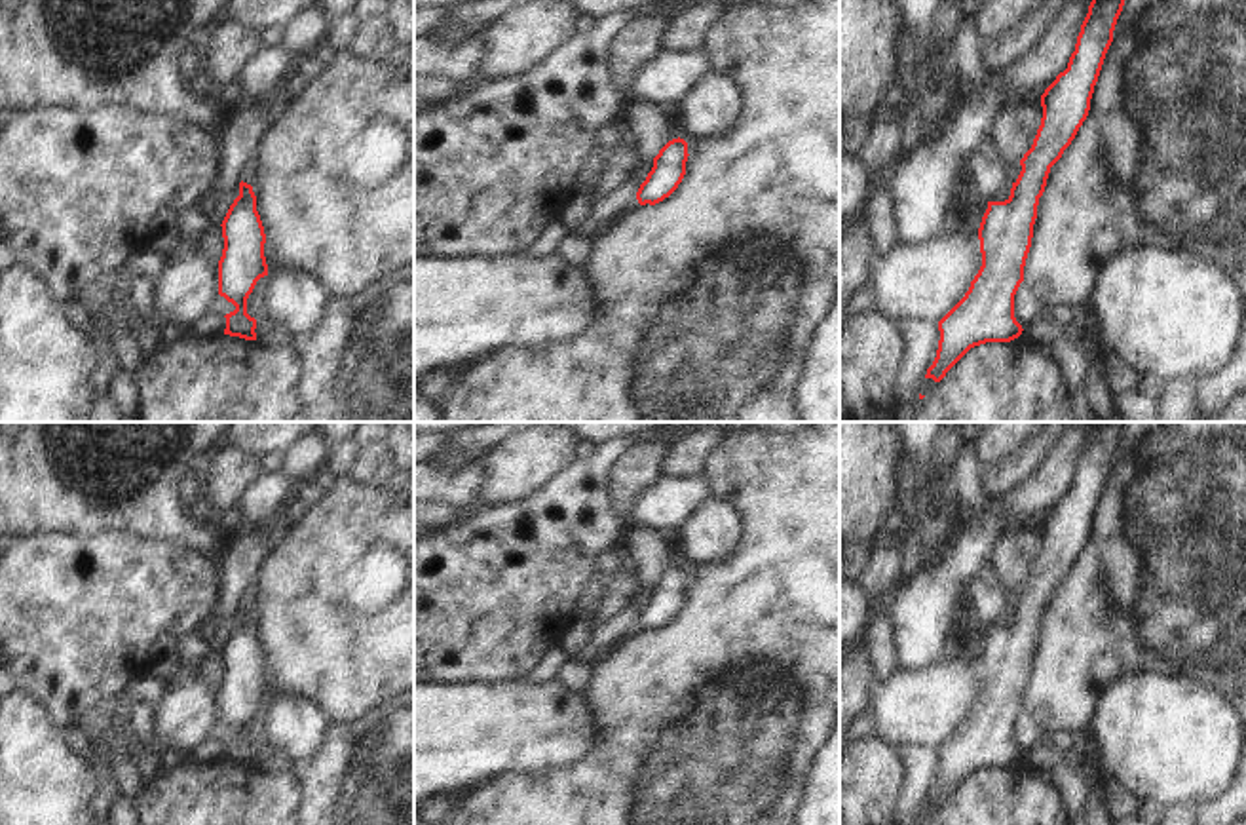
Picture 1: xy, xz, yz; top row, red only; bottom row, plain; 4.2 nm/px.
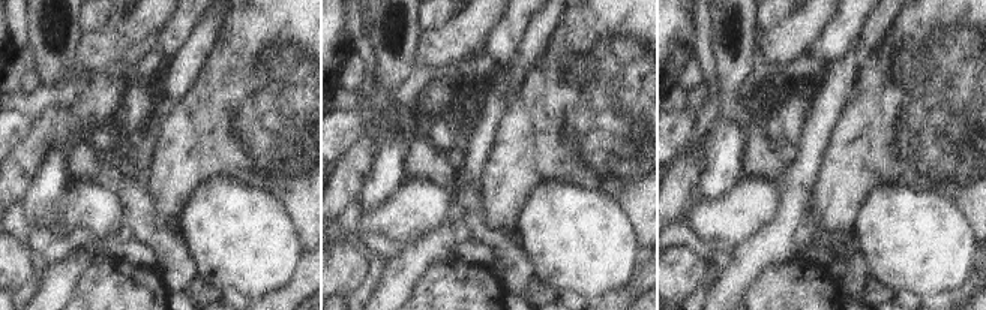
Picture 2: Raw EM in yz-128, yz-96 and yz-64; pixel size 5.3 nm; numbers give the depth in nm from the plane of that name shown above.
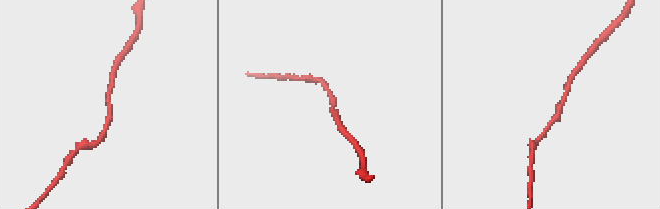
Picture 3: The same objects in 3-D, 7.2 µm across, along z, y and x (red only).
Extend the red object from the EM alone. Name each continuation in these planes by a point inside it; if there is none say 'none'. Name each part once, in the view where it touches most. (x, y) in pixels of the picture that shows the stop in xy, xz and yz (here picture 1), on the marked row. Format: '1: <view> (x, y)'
none

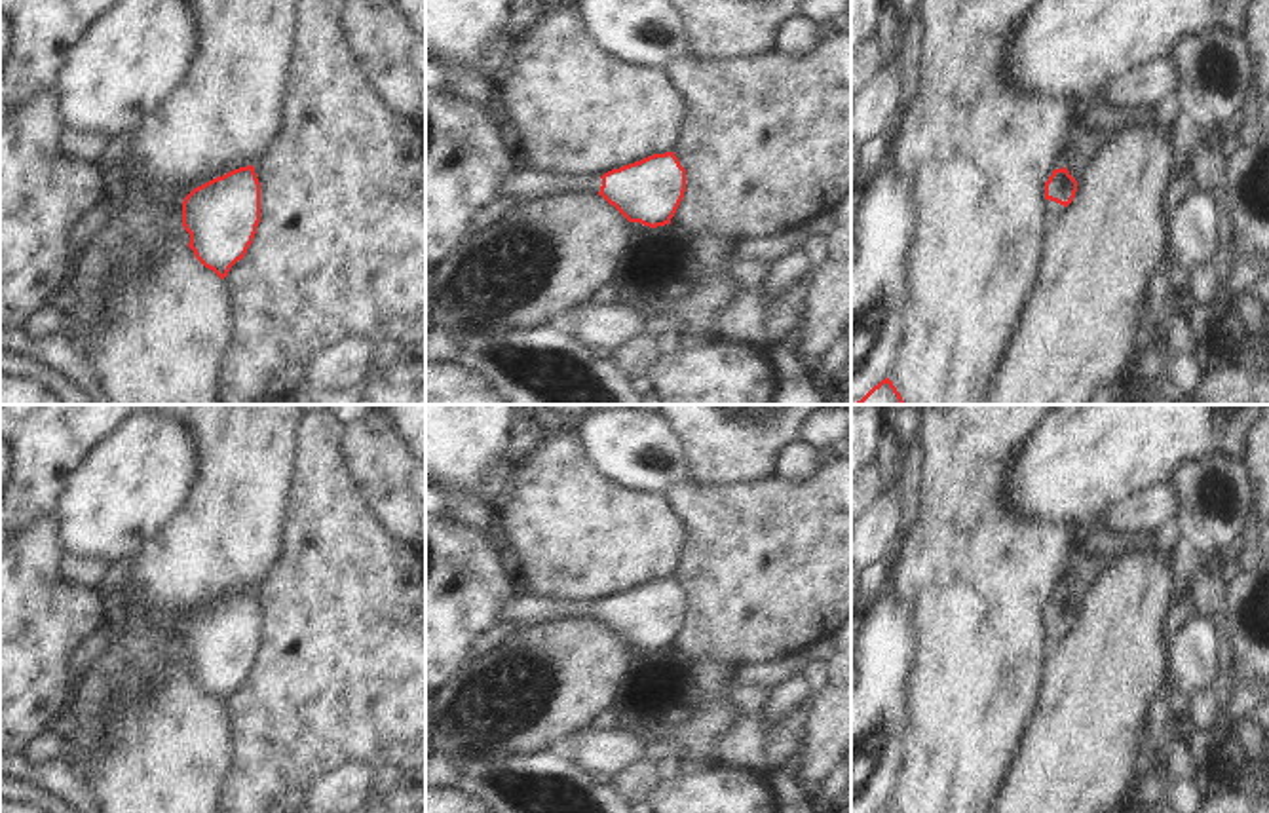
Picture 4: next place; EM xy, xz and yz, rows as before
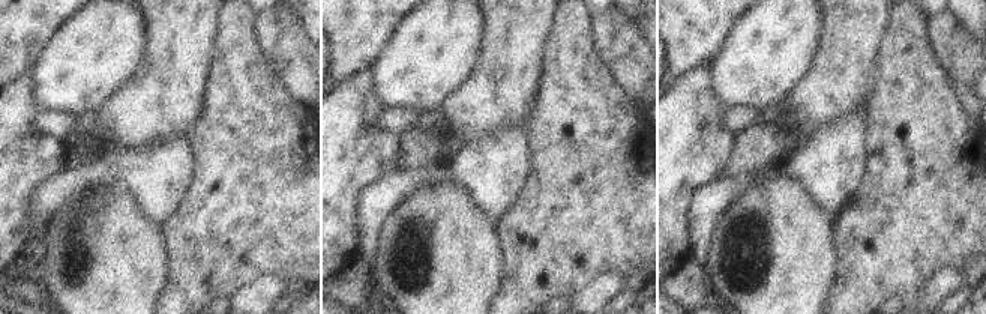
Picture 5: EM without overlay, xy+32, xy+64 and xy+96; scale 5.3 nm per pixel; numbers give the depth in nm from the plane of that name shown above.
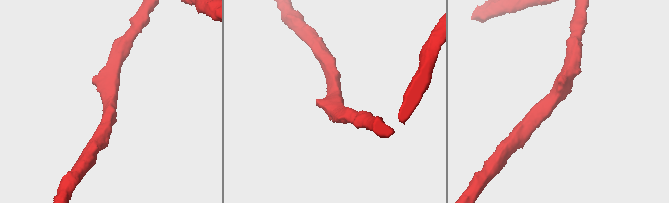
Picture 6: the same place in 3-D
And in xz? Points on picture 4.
1: xz (525, 183)

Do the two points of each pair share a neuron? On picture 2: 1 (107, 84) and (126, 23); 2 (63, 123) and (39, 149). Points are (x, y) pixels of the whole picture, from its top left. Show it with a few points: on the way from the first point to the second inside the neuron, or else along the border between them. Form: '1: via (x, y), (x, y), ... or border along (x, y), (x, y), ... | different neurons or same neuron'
1: border along (114, 71), (99, 74) | different neurons
2: via (57, 129), (44, 143) | same neuron

